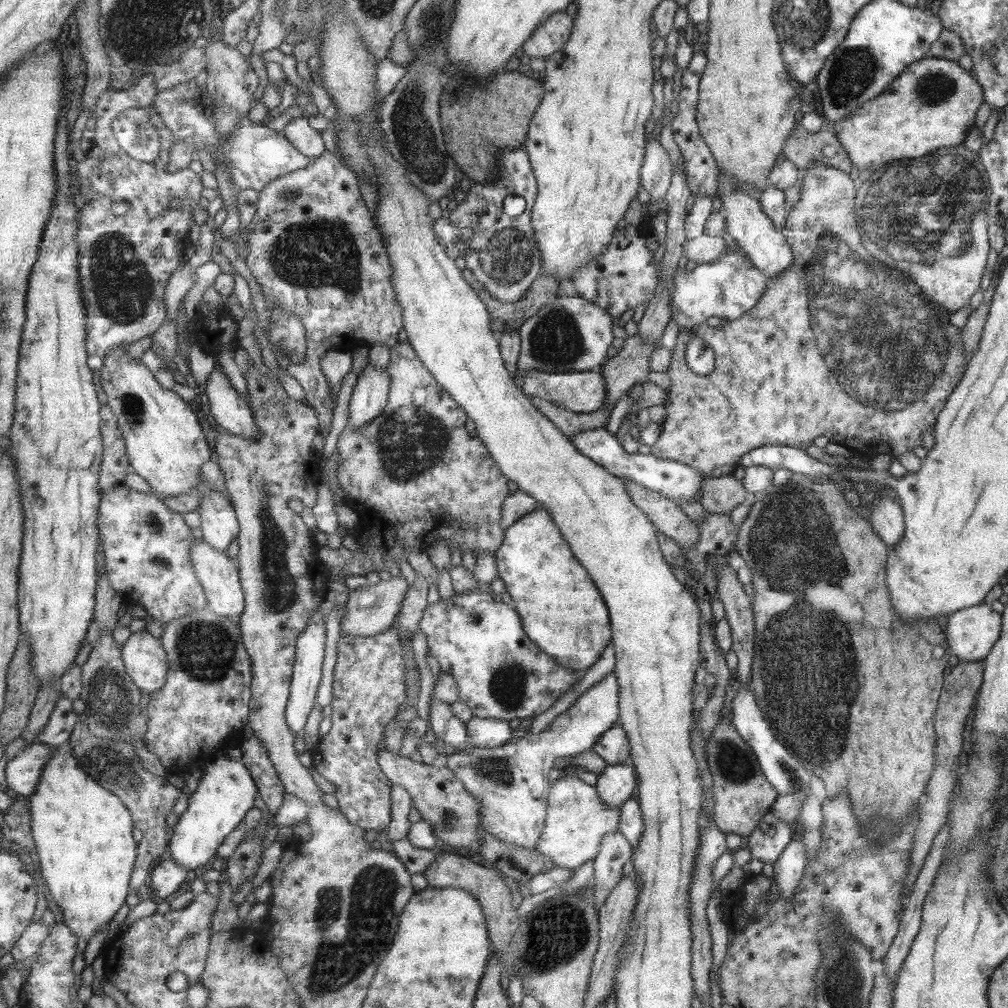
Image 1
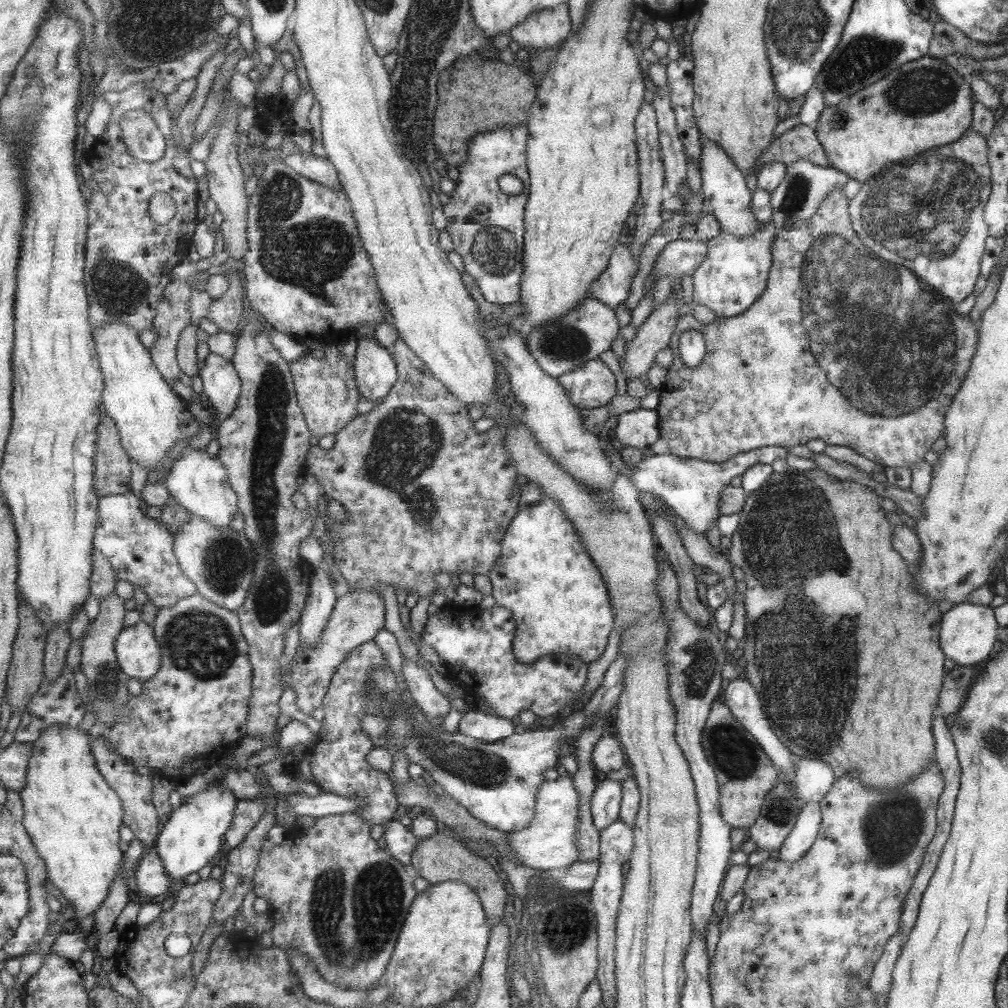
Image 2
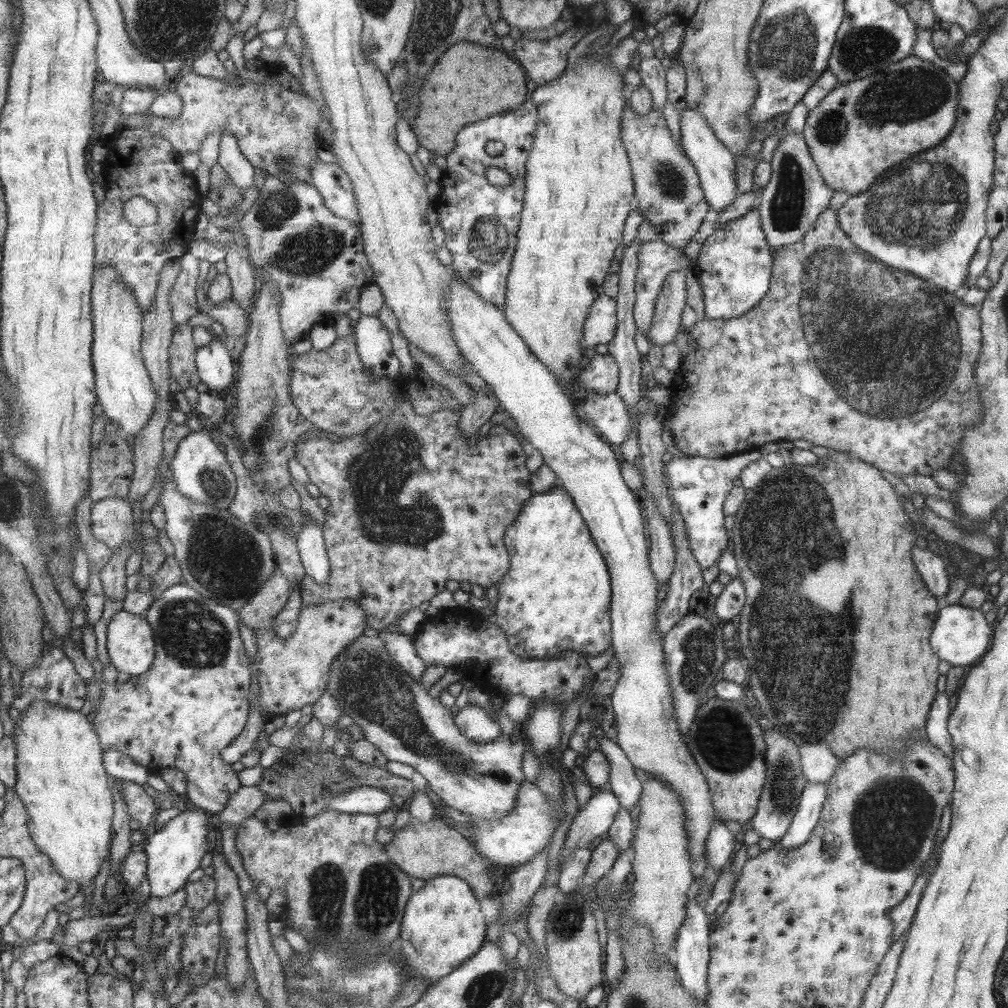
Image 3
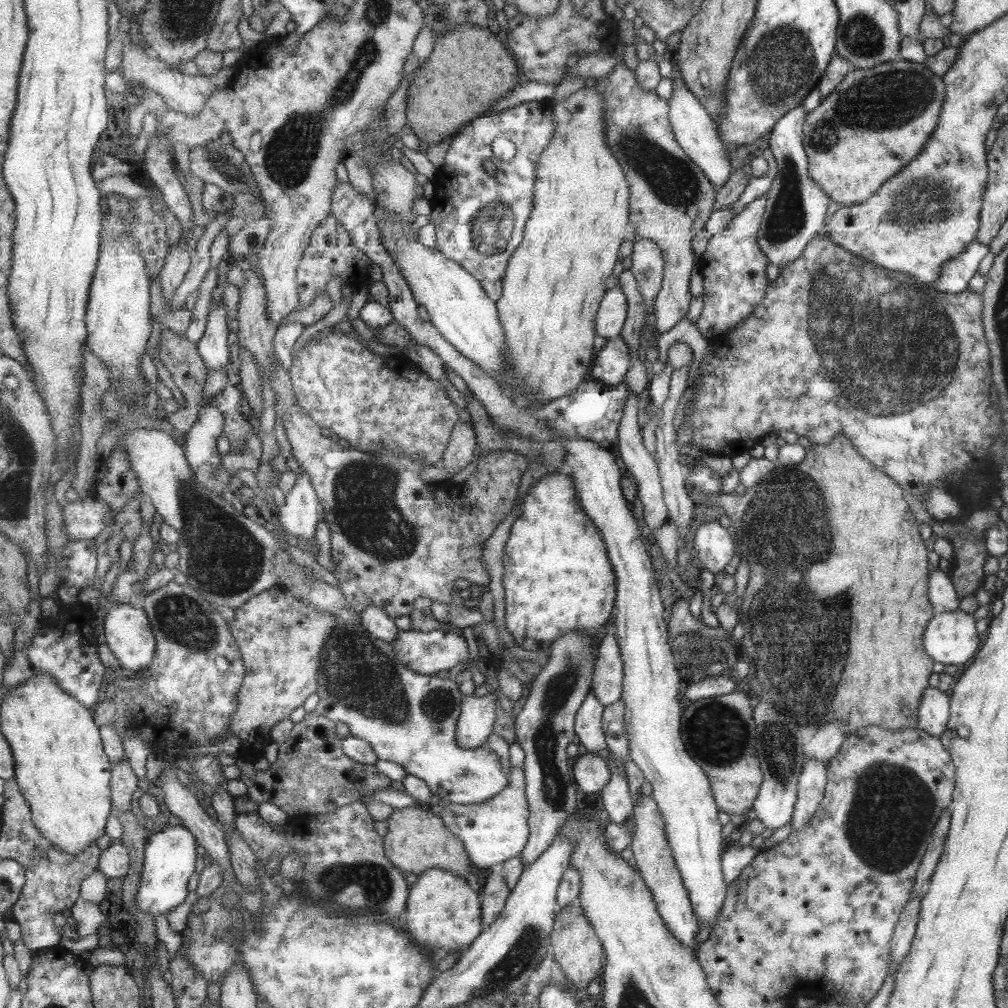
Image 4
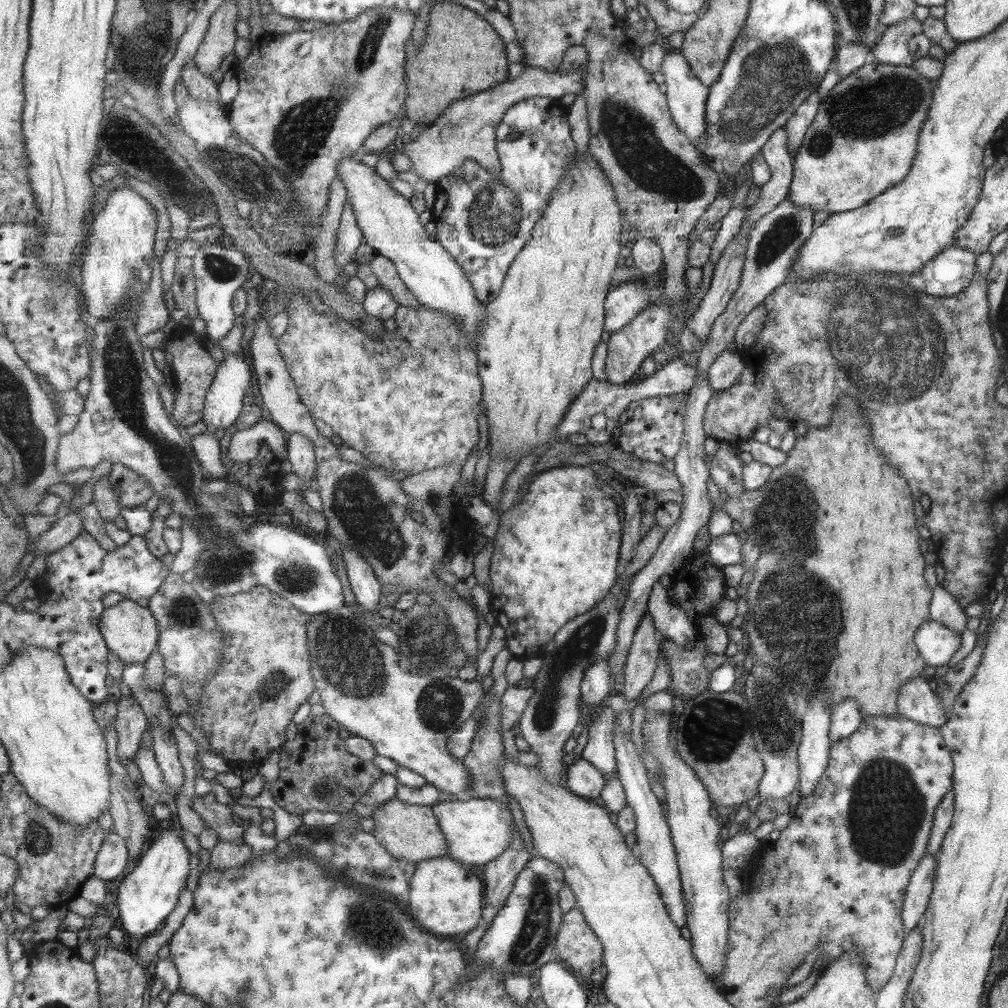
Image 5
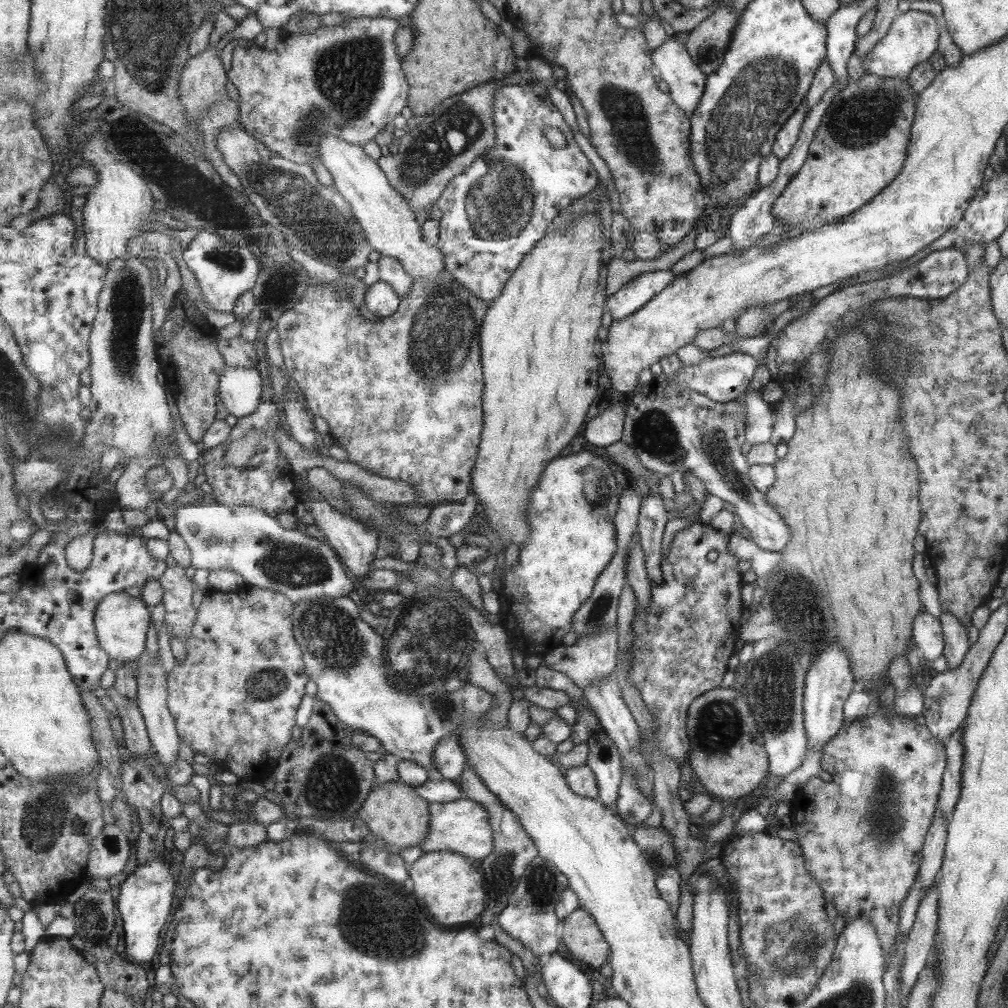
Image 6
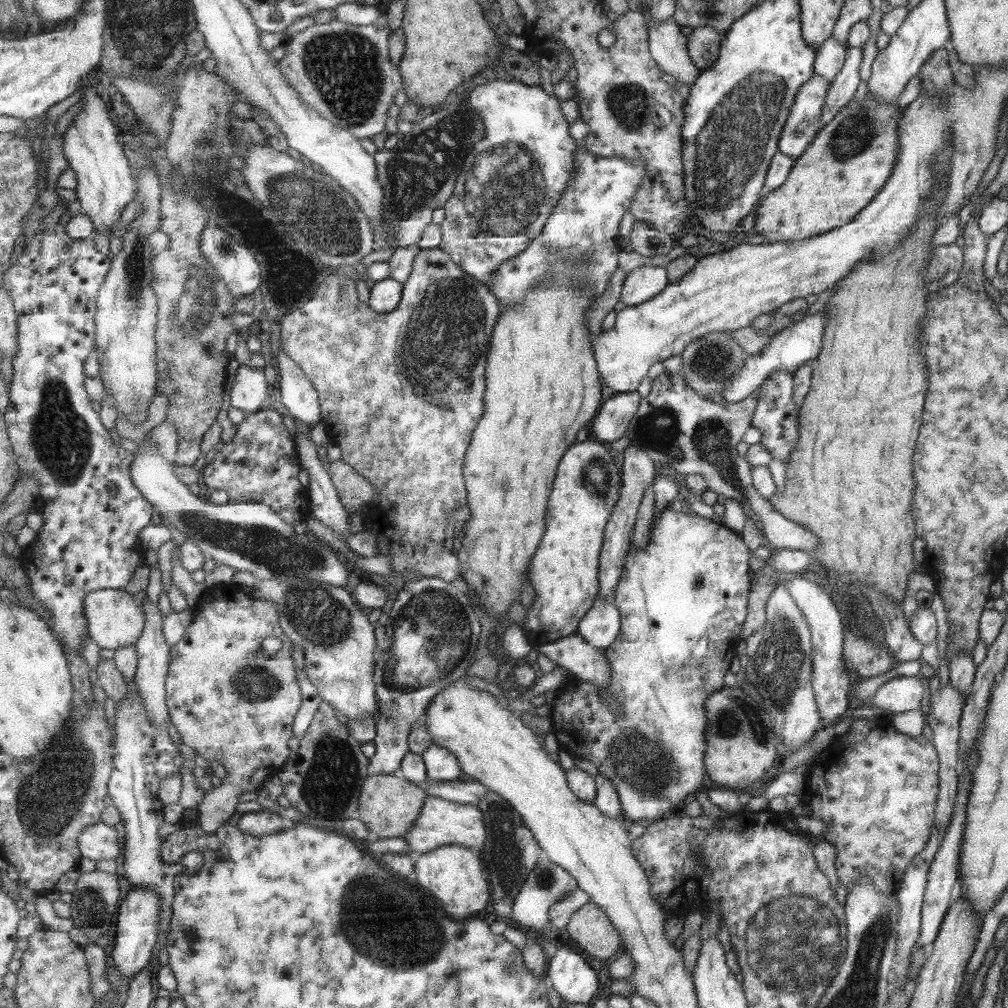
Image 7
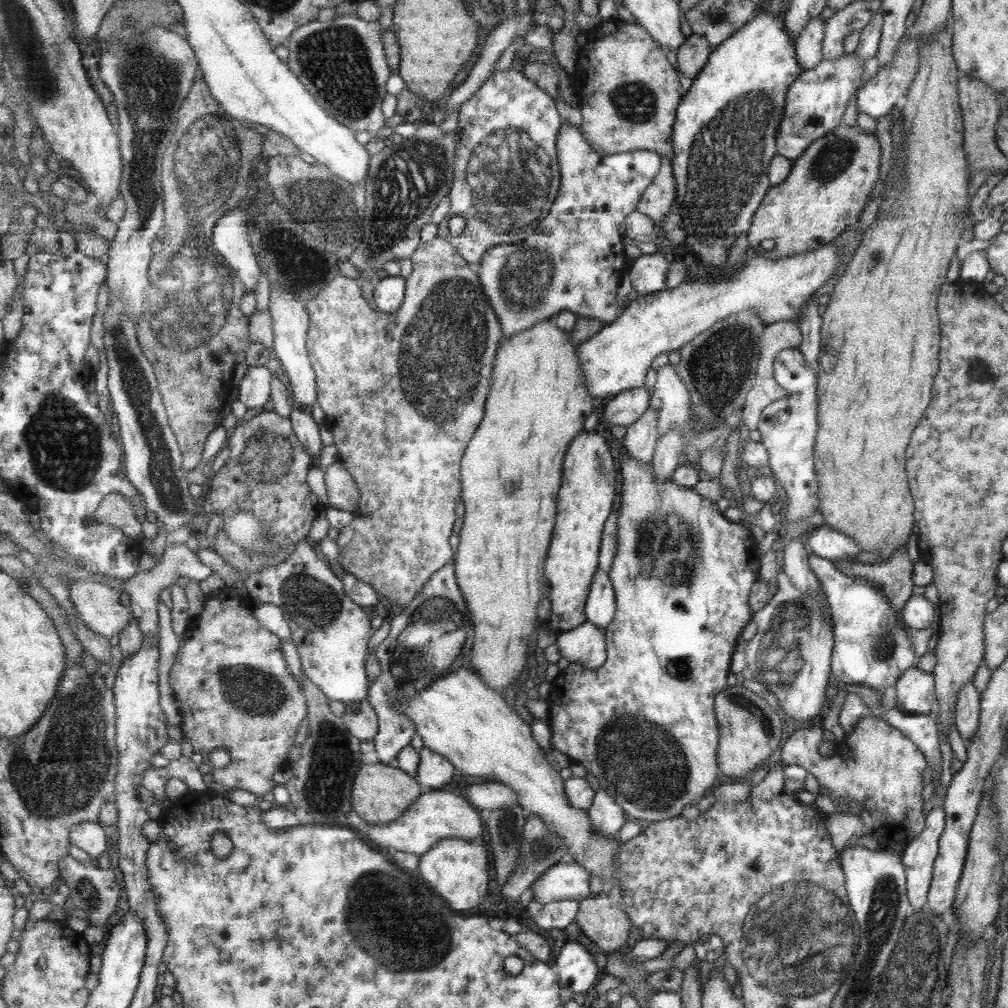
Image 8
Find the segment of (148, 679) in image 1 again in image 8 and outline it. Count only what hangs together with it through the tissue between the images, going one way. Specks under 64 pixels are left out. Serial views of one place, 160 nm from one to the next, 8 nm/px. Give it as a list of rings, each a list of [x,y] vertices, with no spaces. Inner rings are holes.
[[[88,579],[71,580],[69,599],[85,624],[108,639],[119,636],[133,617],[130,607],[121,604],[121,592],[107,584]]]

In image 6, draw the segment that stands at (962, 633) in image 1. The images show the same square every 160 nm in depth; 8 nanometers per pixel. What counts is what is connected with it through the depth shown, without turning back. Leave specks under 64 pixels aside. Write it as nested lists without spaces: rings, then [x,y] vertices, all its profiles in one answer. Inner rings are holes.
[[[929,613],[918,614],[912,622],[912,640],[920,656],[929,662],[944,650],[943,630],[939,620]]]

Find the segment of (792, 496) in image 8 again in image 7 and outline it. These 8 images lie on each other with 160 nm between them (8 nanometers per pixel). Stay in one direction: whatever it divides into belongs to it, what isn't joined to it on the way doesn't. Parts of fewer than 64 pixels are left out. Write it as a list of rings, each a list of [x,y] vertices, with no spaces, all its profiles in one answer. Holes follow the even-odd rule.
[[[780,370],[770,372],[760,384],[756,408],[752,414],[751,426],[762,433],[760,443],[767,449],[770,458],[782,460],[783,463],[787,463],[798,441],[798,413],[800,406],[793,402],[792,392],[792,373]]]

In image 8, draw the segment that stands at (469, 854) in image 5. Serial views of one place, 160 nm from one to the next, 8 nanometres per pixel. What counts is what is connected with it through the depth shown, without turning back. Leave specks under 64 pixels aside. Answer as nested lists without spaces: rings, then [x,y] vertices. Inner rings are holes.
[[[437,789],[423,793],[396,821],[386,825],[371,823],[369,825],[367,839],[372,844],[392,851],[403,851],[411,854],[420,854],[423,856],[433,848],[437,841],[448,838],[465,839],[468,841],[477,838],[483,834],[483,820],[479,812],[475,810],[472,804],[467,802],[467,798],[457,796],[453,792],[439,791]]]

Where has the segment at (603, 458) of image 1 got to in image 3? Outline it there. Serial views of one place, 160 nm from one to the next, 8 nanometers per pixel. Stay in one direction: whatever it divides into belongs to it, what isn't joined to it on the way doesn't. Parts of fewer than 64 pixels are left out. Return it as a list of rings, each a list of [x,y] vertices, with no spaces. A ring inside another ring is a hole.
[[[755,450],[723,459],[685,456],[668,458],[664,473],[670,477],[674,498],[681,505],[691,554],[702,569],[715,566],[723,550],[730,548],[722,504],[733,487],[733,478],[738,478],[747,463],[759,457],[759,451]]]

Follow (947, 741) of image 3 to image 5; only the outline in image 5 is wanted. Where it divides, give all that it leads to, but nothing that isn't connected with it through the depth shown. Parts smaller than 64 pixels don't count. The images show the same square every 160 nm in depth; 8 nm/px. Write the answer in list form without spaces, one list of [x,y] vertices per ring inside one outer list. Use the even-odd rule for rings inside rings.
[[[925,677],[911,678],[907,684],[903,684],[896,704],[897,716],[910,721],[937,728],[947,722],[947,714],[937,703]]]

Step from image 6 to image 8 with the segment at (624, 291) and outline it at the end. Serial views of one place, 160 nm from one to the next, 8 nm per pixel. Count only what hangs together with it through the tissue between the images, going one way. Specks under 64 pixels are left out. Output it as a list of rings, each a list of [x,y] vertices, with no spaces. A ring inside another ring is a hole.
[[[662,250],[654,254],[641,255],[635,260],[629,269],[629,277],[637,294],[646,295],[667,289],[670,264]]]

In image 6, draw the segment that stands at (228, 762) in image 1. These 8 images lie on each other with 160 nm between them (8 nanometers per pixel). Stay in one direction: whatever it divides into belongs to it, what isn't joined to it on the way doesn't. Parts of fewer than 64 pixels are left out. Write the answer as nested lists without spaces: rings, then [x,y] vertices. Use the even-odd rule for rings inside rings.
[[[154,860],[147,866],[139,866],[121,885],[118,911],[123,918],[123,938],[129,962],[142,964],[151,962],[157,956],[155,952],[159,950],[165,933],[163,928],[171,918],[175,902],[175,878],[169,865],[163,860]]]

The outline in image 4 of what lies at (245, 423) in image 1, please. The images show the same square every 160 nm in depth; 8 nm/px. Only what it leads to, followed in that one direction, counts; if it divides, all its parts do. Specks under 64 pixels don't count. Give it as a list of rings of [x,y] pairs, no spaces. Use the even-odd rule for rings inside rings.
[[[218,290],[208,316],[207,332],[198,343],[198,349],[208,364],[209,370],[229,366],[229,358],[231,358],[229,346],[233,336],[229,323],[227,308],[223,306]]]

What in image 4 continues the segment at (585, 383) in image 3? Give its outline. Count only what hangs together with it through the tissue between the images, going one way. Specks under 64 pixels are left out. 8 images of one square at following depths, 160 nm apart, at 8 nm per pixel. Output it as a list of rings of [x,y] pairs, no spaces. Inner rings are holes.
[[[623,338],[609,339],[598,351],[597,362],[594,362],[593,374],[602,383],[617,386],[624,382],[631,368],[631,348]]]

